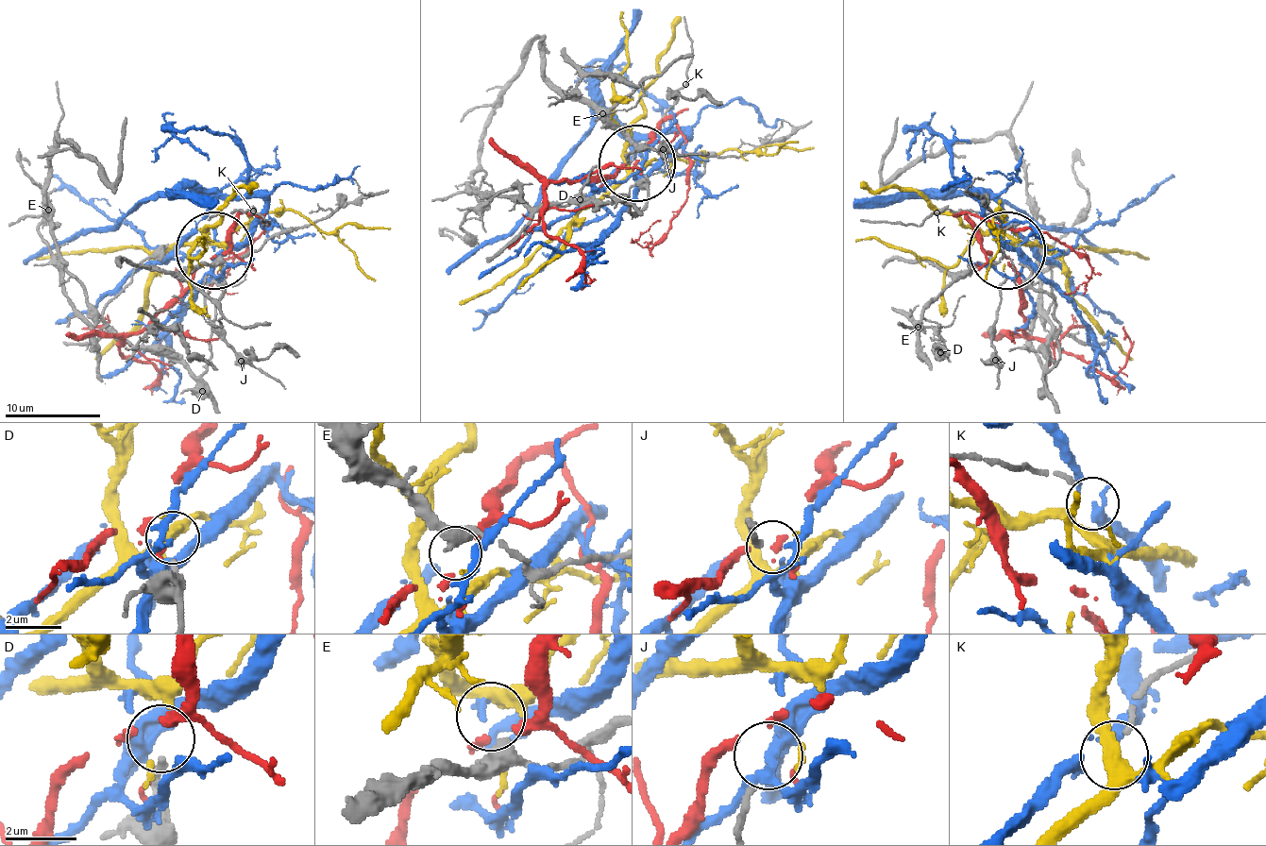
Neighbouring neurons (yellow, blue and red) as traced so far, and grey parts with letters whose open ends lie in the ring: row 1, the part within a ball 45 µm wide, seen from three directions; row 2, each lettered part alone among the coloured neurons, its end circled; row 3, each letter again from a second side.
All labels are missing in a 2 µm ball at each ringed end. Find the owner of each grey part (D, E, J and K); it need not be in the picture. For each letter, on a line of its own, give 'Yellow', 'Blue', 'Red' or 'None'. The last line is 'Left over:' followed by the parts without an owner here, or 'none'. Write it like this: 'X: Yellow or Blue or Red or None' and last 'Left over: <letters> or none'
D: None
E: None
J: None
K: None
Left over: D, E, J, K

